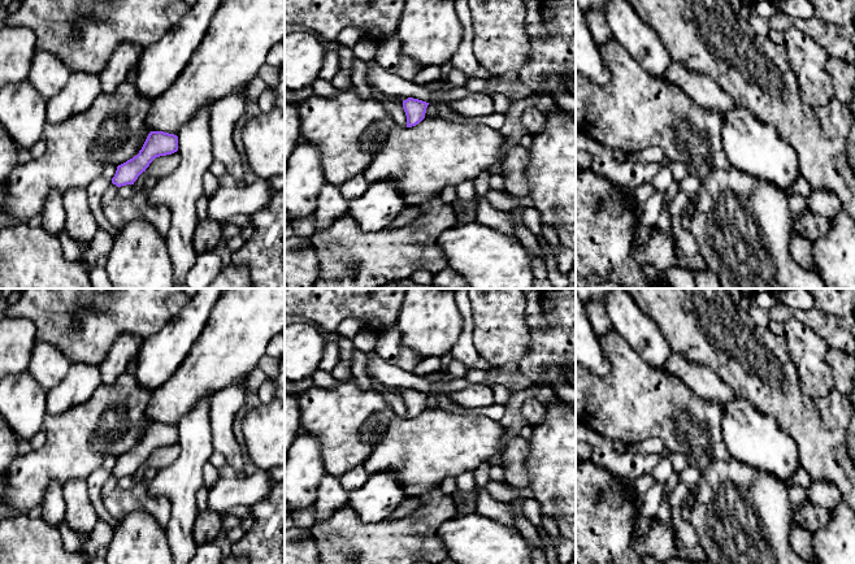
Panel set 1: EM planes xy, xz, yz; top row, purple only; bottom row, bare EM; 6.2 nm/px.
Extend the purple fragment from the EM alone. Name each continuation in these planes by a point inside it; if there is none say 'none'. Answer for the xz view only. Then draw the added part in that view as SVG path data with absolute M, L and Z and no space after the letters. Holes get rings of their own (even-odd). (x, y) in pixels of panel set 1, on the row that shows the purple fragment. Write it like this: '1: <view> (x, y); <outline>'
none

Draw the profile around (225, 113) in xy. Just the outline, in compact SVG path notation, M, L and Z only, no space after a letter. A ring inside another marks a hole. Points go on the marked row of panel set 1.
M234 92L211 108L209 129L212 155L221 161L230 175L244 185L243 164L233 140L233 131L246 109L247 92Z

